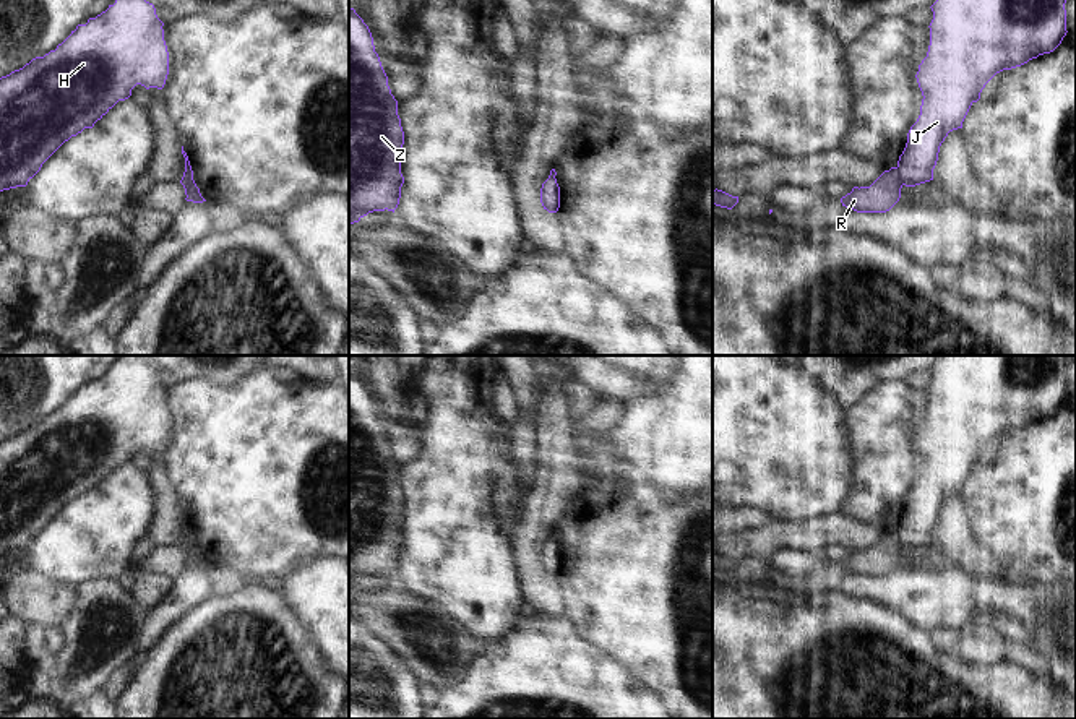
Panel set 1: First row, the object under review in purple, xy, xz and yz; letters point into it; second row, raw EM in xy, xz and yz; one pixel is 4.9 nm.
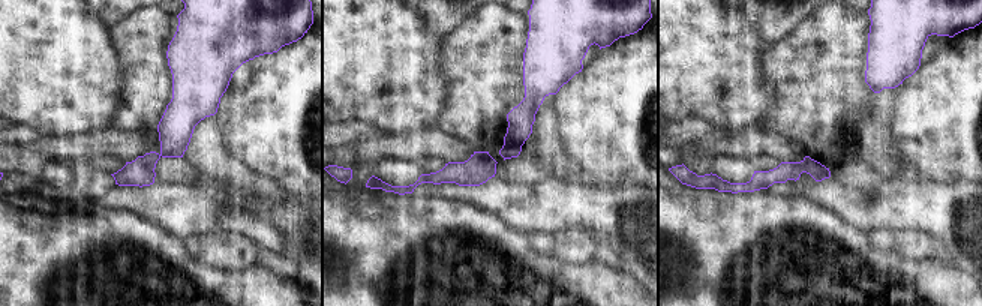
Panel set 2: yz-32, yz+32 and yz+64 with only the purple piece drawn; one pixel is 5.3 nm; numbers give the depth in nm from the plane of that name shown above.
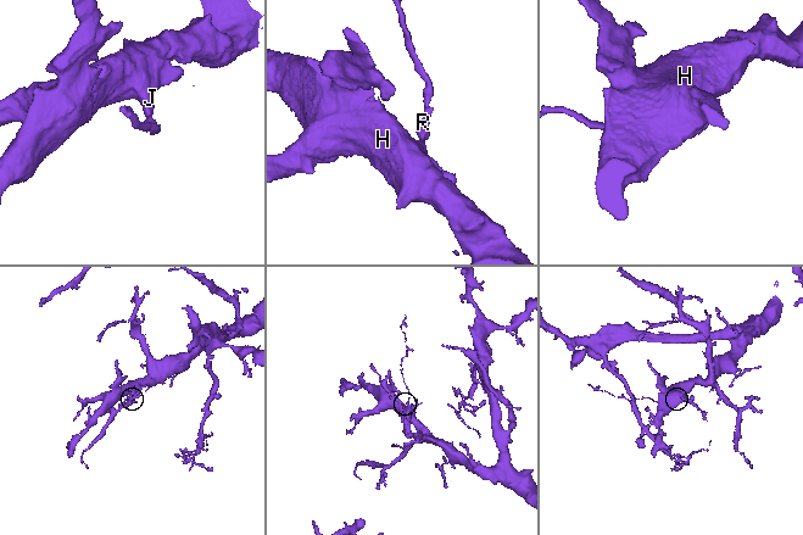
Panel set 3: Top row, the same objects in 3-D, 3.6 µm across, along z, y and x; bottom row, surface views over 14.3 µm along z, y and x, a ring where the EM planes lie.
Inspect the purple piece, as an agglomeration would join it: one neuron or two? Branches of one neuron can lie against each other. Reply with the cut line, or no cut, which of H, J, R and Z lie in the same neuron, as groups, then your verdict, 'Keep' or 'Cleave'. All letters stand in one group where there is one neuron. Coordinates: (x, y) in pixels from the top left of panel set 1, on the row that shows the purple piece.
No split. Groups: H J R Z. Keep

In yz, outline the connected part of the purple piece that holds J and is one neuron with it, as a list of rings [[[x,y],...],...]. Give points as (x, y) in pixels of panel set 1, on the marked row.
[[[936,0],[930,8],[930,45],[915,75],[922,91],[917,122],[897,166],[884,170],[870,187],[854,187],[841,198],[842,206],[857,213],[886,213],[901,198],[901,188],[933,180],[940,146],[949,131],[962,128],[985,84],[1000,71],[1053,52],[1066,36],[1066,0]]]

